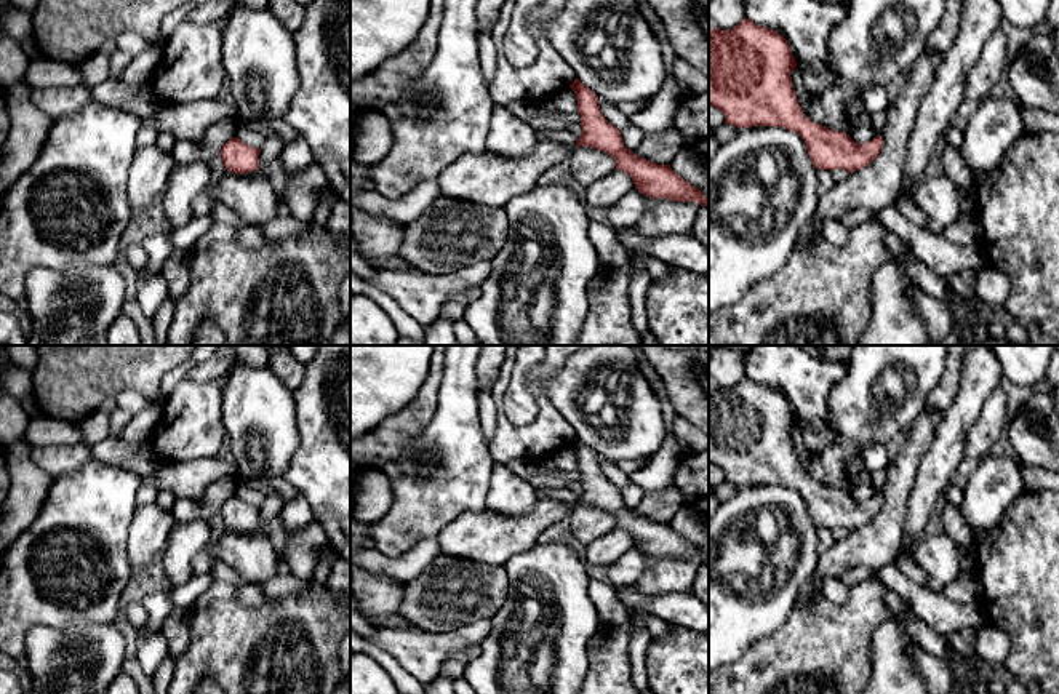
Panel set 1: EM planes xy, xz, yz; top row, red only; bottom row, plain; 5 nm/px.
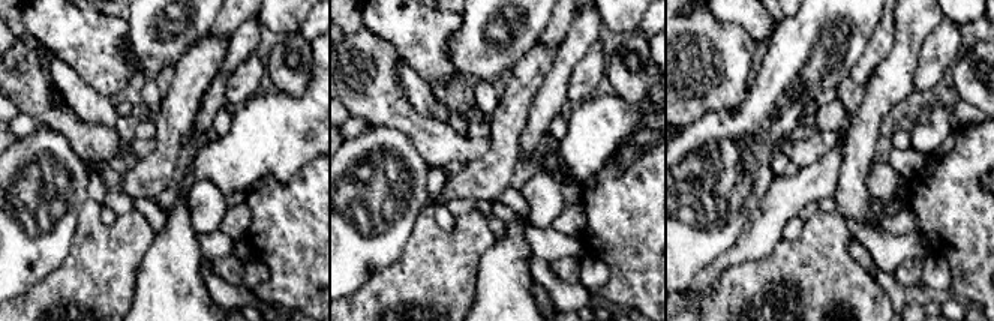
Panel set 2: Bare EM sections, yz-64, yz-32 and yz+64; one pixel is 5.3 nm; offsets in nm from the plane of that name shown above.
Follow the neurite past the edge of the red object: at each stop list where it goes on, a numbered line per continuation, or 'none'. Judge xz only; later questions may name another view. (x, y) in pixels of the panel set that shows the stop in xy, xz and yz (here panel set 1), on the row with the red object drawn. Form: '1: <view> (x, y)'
none

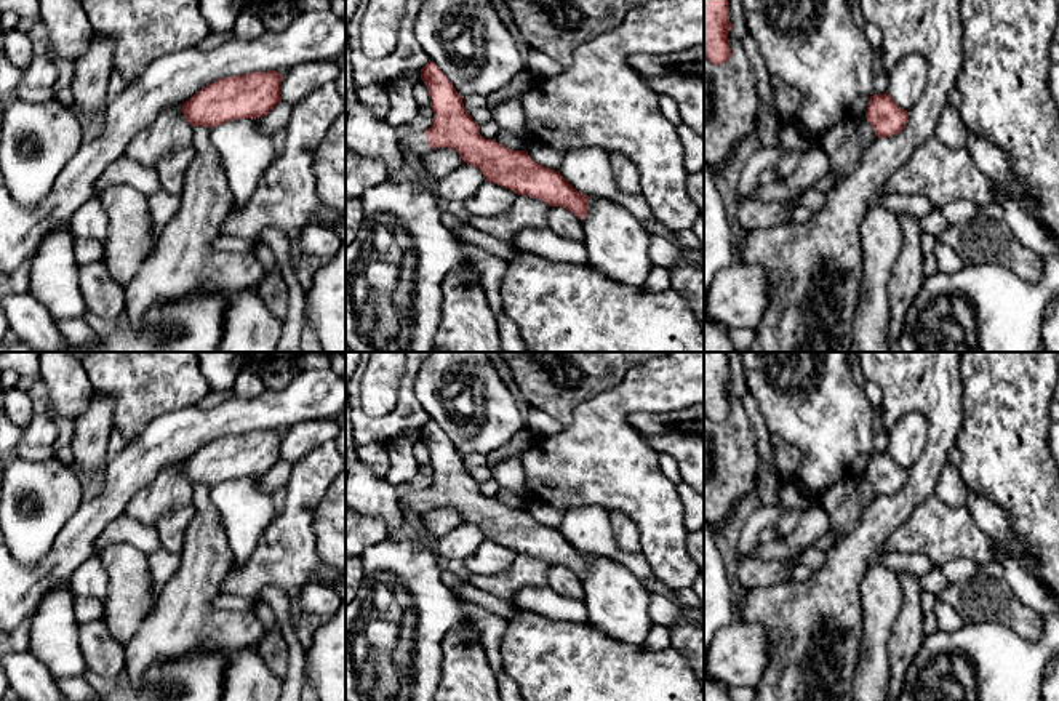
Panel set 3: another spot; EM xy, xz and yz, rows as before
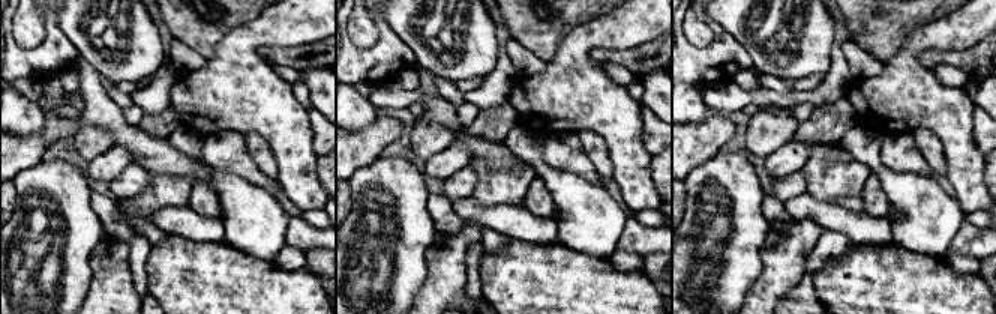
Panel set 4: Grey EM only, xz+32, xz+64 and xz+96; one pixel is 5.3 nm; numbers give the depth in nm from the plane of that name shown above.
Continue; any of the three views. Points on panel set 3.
1: xz (415, 141)

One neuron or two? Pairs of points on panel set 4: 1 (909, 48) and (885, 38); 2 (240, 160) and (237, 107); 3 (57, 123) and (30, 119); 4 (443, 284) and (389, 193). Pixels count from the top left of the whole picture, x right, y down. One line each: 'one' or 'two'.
1: two
2: two
3: two
4: two

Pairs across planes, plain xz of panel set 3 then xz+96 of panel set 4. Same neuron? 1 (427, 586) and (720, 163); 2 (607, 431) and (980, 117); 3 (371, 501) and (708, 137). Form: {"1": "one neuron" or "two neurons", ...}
{"1": "one neuron", "2": "two neurons", "3": "two neurons"}

